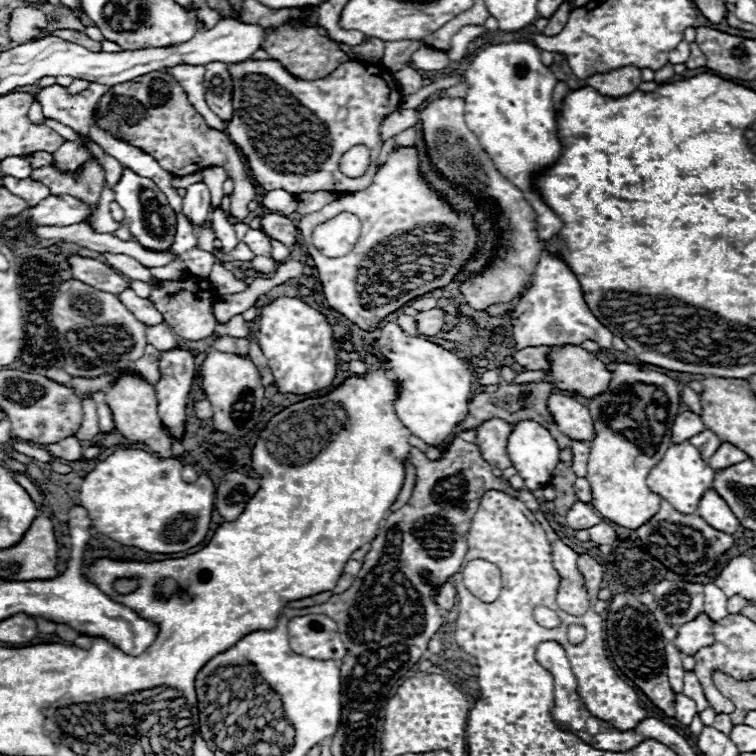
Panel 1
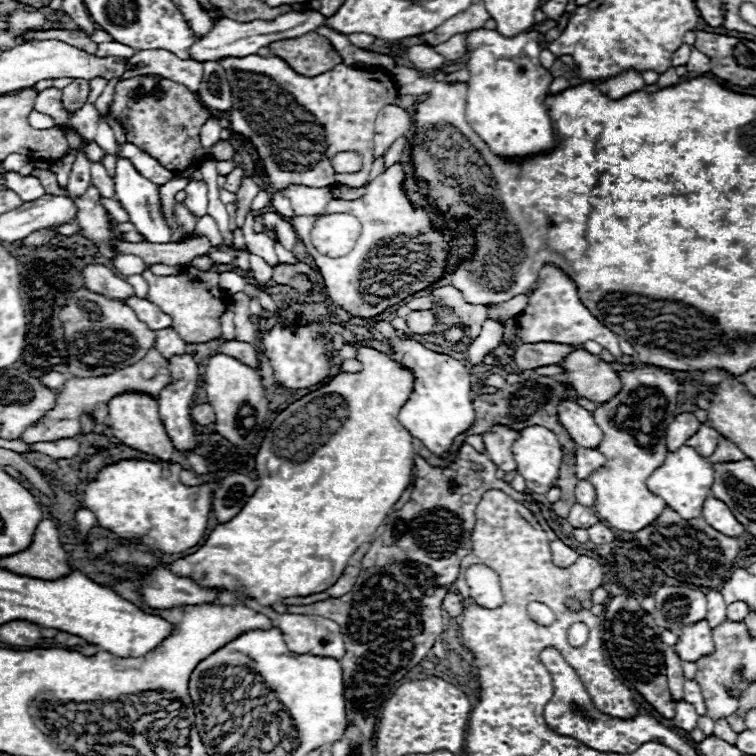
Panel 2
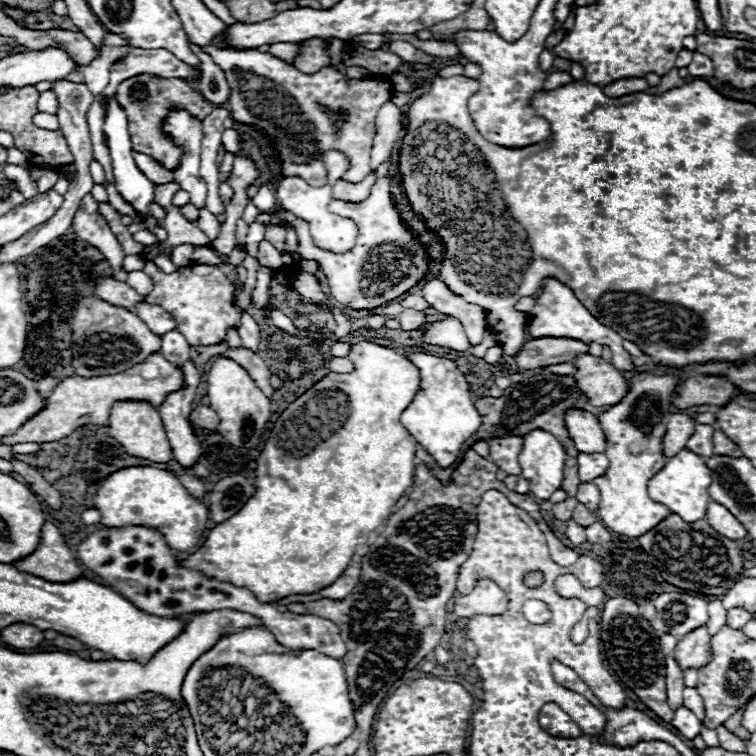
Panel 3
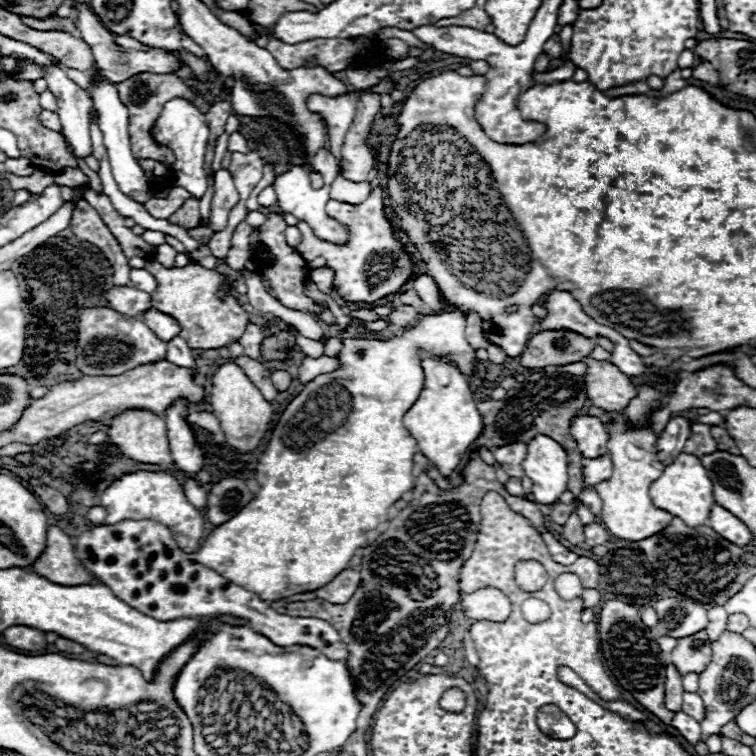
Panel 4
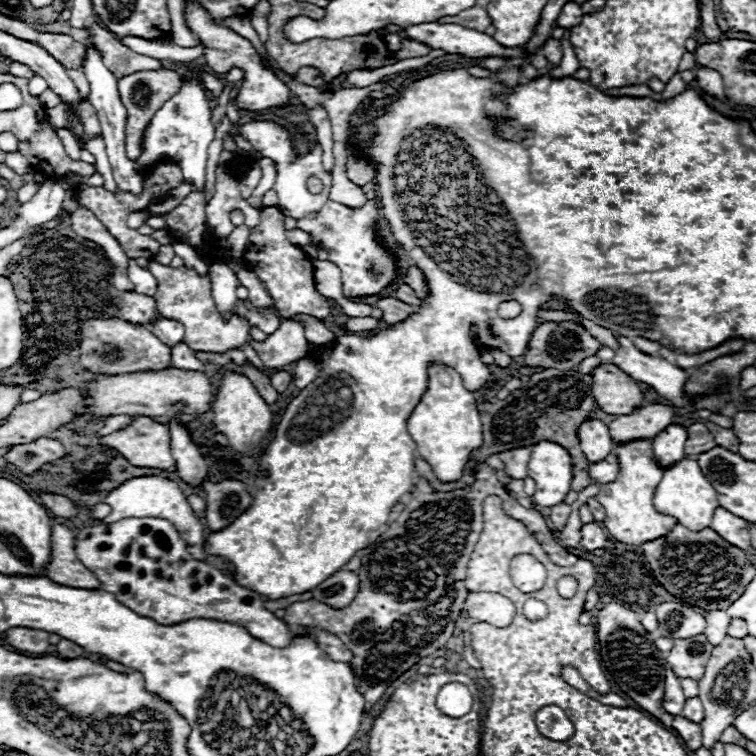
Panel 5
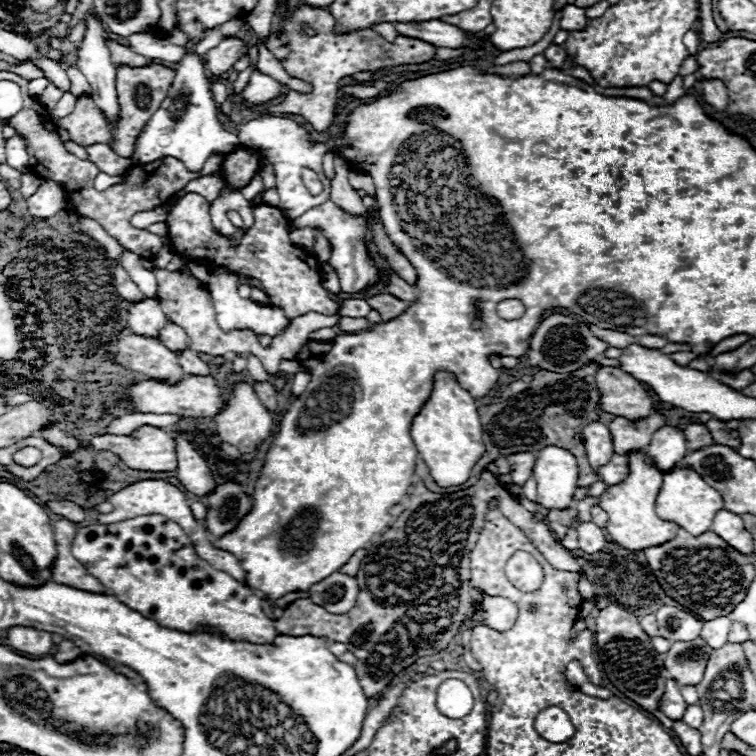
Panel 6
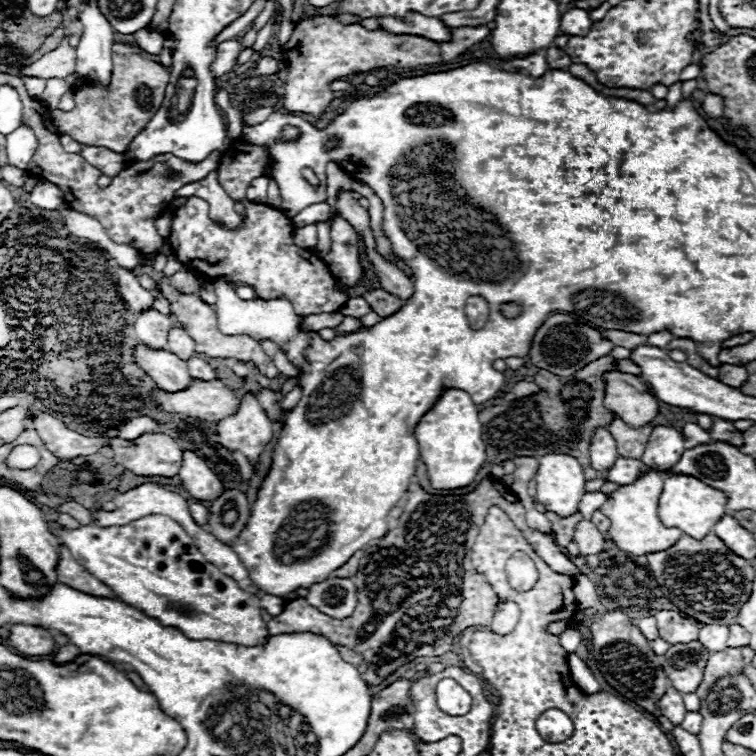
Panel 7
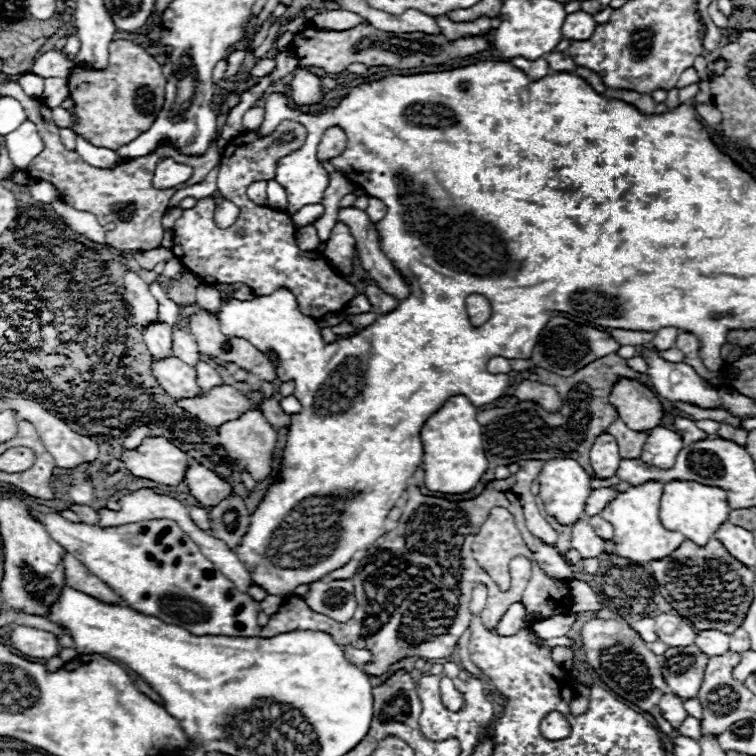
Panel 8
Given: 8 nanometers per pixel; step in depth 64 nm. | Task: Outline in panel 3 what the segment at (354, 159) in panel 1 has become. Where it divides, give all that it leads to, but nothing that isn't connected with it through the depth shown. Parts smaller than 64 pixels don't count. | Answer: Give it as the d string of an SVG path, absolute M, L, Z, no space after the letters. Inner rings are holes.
M338 150L324 152L322 154L322 162L324 162L324 168L328 172L328 182L330 184L334 184L340 178L340 174L344 174L348 170L348 164L350 164L348 158Z

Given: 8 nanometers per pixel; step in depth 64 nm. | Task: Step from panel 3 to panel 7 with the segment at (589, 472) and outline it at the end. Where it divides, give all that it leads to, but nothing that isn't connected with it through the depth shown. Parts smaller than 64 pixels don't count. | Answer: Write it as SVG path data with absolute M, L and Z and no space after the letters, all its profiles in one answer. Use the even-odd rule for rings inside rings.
M618 456L614 468L608 470L606 478L610 482L618 482L618 484L632 484L640 476L644 476L648 470L650 470L650 466L646 466L642 460L632 460L632 458Z

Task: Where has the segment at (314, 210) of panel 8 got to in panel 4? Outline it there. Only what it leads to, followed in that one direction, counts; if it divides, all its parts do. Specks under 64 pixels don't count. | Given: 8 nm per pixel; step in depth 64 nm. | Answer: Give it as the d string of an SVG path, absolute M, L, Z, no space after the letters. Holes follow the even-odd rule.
M378 186L368 200L364 200L362 204L342 204L338 200L330 200L326 204L326 214L334 220L338 220L340 224L344 224L350 232L350 240L340 246L340 244L330 244L326 240L316 238L316 234L312 232L308 222L298 222L298 230L302 232L302 242L296 246L296 250L304 256L304 260L312 262L318 256L326 258L326 264L330 268L336 270L336 278L334 278L334 286L336 286L336 294L340 298L344 298L346 302L374 302L380 300L388 294L398 292L406 280L410 280L412 276L412 264L408 254L402 250L400 242L394 238L392 234L392 224L384 214L384 196L382 196L382 188Z

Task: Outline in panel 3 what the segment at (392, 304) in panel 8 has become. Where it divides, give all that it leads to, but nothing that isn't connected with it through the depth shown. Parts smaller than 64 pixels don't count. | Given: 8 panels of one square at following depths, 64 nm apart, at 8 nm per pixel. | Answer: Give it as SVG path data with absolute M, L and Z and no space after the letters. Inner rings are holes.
M404 308L398 314L400 320L400 328L402 330L420 330L426 324L426 314L424 312L416 312L412 308Z

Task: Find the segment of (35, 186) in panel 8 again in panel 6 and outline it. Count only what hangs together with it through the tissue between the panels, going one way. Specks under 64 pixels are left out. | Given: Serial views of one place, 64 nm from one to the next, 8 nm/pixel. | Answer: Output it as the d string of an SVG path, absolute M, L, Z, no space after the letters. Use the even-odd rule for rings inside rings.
M44 180L26 202L28 202L28 210L34 216L48 218L48 216L54 216L56 212L64 210L66 192L64 192L64 188L60 188L60 184L52 182L52 180Z

